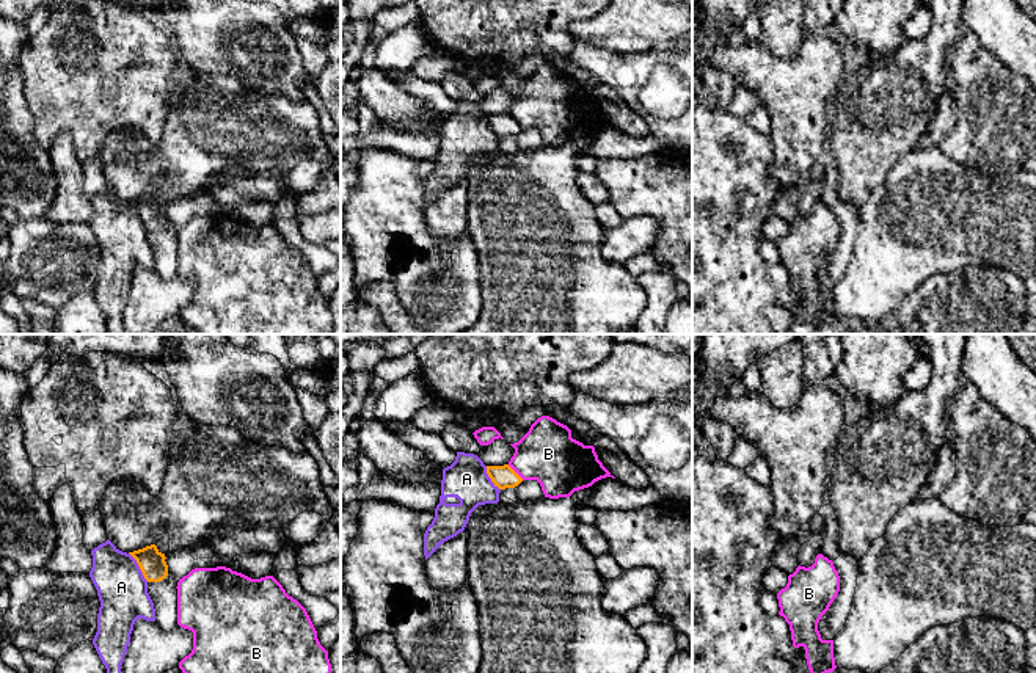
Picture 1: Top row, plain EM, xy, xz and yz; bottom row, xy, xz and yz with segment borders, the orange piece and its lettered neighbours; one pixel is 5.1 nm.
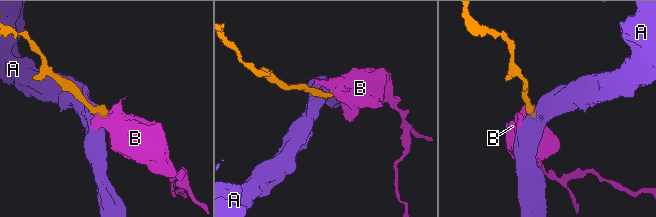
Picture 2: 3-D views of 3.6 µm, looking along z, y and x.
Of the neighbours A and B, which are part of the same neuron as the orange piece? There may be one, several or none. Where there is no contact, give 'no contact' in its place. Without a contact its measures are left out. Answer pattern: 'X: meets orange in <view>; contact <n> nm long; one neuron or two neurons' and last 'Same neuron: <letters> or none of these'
A: meets orange in xy; contact 180 nm long; two neurons
B: meets orange in xz; contact 120 nm long; two neurons
Same neuron: none of these

